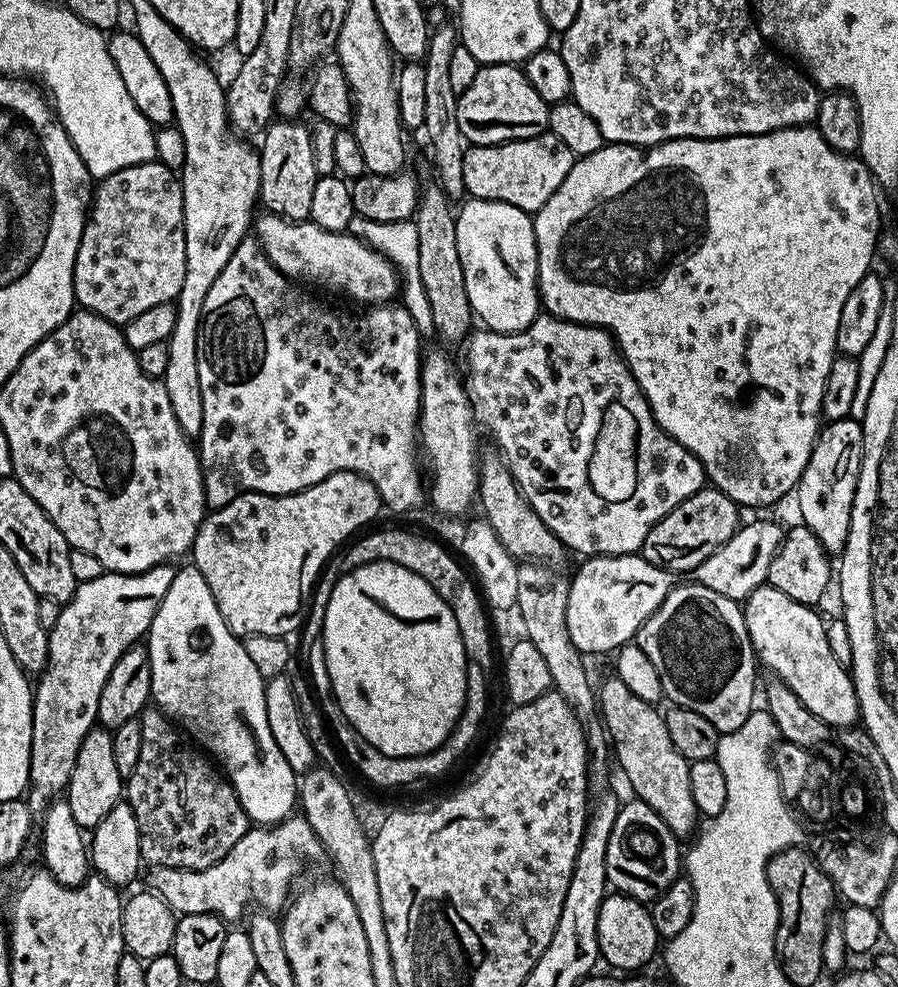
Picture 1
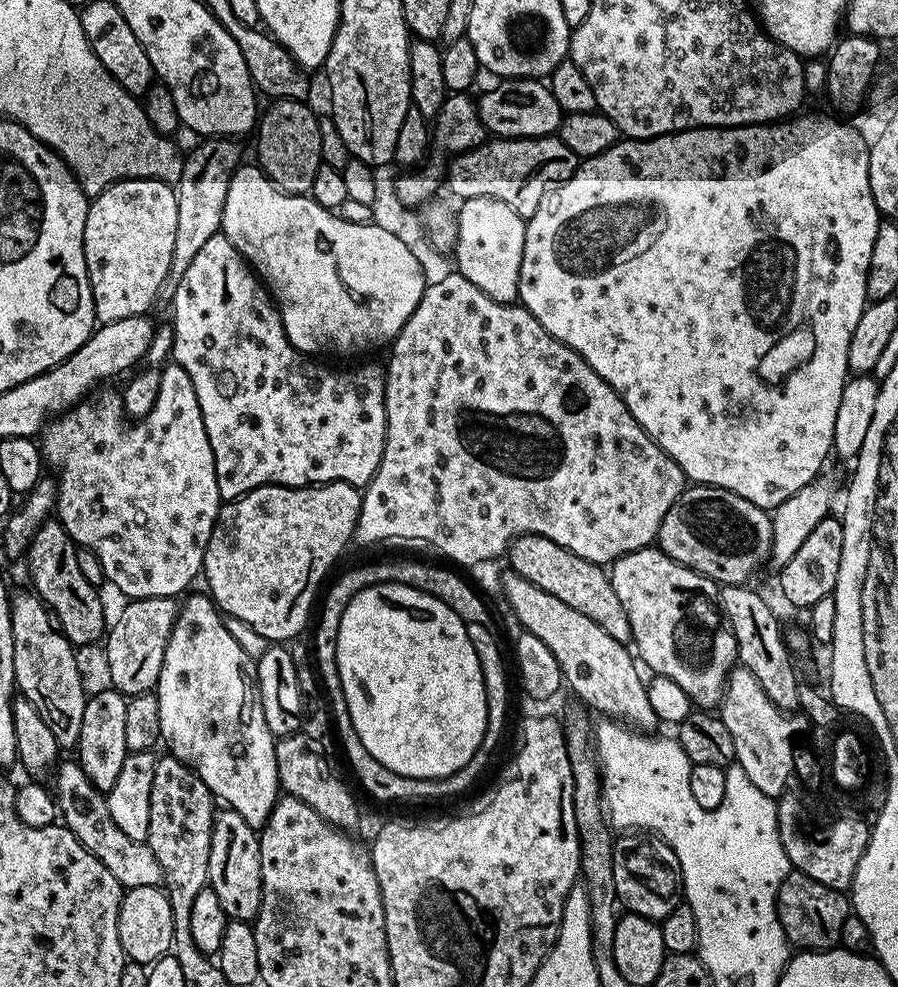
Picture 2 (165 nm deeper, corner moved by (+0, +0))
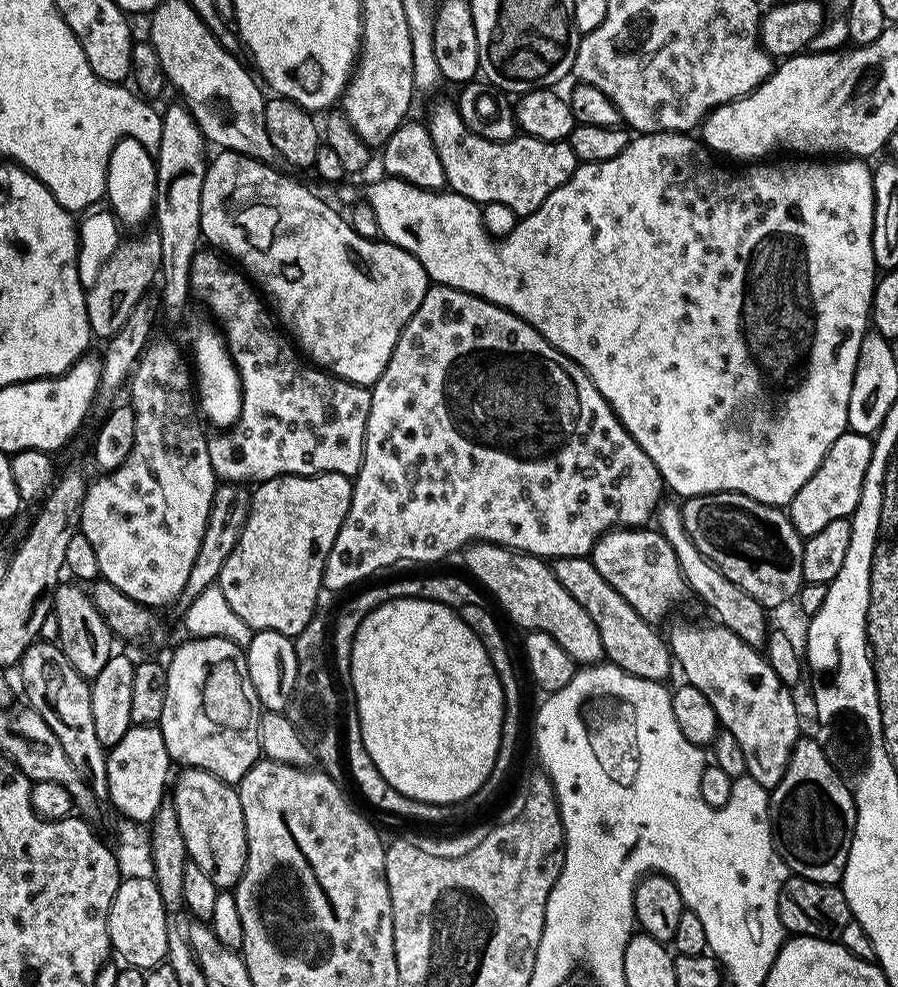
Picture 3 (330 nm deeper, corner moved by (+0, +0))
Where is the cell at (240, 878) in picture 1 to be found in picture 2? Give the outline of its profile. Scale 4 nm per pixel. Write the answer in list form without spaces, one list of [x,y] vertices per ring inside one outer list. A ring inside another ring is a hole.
[[[75,759],[62,764],[55,769],[54,799],[63,827],[70,829],[74,838],[78,838],[78,842],[82,842],[82,846],[86,846],[86,850],[90,850],[90,854],[94,854],[94,858],[98,858],[98,862],[102,862],[102,866],[118,878],[121,889],[159,885],[164,879],[164,872],[158,866],[158,858],[154,858],[150,846],[145,841],[126,838],[122,830],[114,826],[108,814],[105,793],[93,787]]]

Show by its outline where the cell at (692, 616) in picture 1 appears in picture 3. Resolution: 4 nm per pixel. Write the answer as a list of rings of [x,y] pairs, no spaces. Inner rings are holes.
[[[621,528],[604,532],[592,547],[590,559],[598,574],[602,574],[602,578],[606,578],[606,582],[610,582],[610,586],[614,586],[614,590],[618,590],[618,594],[638,610],[641,618],[653,626],[666,619],[668,611],[686,596],[678,558],[657,529]]]

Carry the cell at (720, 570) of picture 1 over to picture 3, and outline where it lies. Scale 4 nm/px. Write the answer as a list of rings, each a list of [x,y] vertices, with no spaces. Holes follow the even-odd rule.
[[[847,430],[833,442],[818,470],[808,479],[806,486],[802,486],[802,490],[794,494],[791,504],[787,505],[788,517],[801,536],[807,538],[818,534],[822,526],[835,520],[847,520],[856,511],[866,470],[870,466],[873,443],[872,436],[863,436]]]

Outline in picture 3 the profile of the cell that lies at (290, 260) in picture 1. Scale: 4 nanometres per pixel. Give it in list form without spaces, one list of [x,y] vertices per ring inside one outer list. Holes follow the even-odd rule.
[[[217,151],[211,157],[208,169],[206,170],[206,178],[202,182],[202,222],[200,223],[200,231],[203,239],[207,243],[209,240],[213,244],[209,244],[213,249],[219,250],[225,257],[235,261],[259,285],[263,295],[267,297],[270,304],[270,299],[272,299],[273,305],[271,304],[271,307],[274,309],[279,323],[285,329],[288,327],[292,331],[293,337],[291,336],[291,339],[295,341],[299,351],[315,367],[326,372],[331,372],[334,376],[340,376],[343,380],[348,380],[352,384],[374,385],[378,382],[382,370],[386,370],[386,362],[390,362],[390,354],[394,354],[394,346],[398,342],[406,322],[410,322],[410,318],[418,310],[422,298],[428,293],[430,281],[426,270],[422,270],[422,262],[418,262],[418,258],[414,258],[414,254],[389,244],[387,240],[360,236],[352,229],[351,223],[345,217],[343,220],[322,197],[315,196],[306,185],[299,184],[298,181],[291,180],[290,177],[283,176],[282,173],[276,171],[280,170],[277,170],[271,164],[263,164],[254,158],[243,156],[241,152]]]

